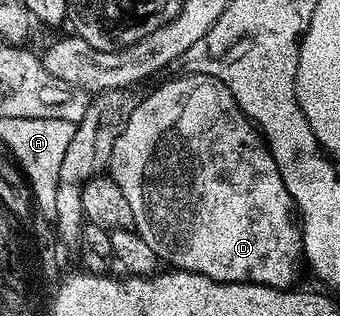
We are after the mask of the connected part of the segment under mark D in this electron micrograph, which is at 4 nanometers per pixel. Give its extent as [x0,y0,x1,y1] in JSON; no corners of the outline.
[110,73,302,289]

